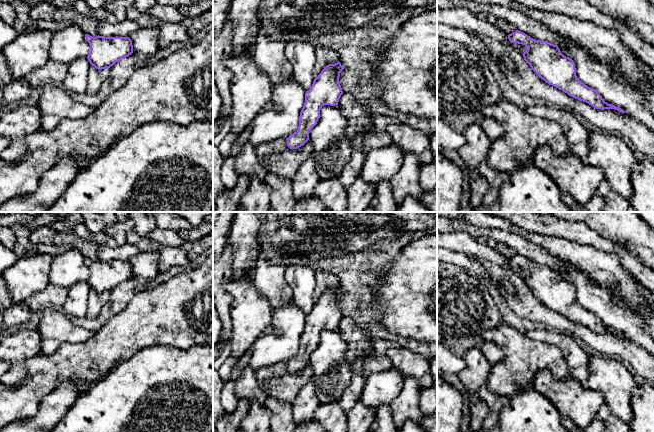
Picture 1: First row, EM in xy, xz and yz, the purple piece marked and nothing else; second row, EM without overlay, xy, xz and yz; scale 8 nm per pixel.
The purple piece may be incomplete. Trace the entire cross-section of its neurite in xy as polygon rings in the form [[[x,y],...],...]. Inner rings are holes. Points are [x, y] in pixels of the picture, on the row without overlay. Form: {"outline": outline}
{"outline": [[[85,259],[90,269],[88,285],[98,294],[110,292],[116,286],[133,277],[132,265],[129,261],[92,261]]]}

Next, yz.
{"outline": [[[519,254],[509,258],[508,263],[511,267],[522,268],[528,272],[522,278],[524,284],[549,309],[596,333],[615,333],[626,337],[623,333],[605,326],[595,313],[581,306],[576,300],[574,285],[564,280],[557,269],[535,264]]]}

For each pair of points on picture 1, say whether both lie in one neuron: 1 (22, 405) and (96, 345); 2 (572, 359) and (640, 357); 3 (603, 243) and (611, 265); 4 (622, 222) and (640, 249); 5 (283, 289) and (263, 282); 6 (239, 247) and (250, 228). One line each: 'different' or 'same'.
1: same
2: different
3: different
4: same
5: same
6: same

